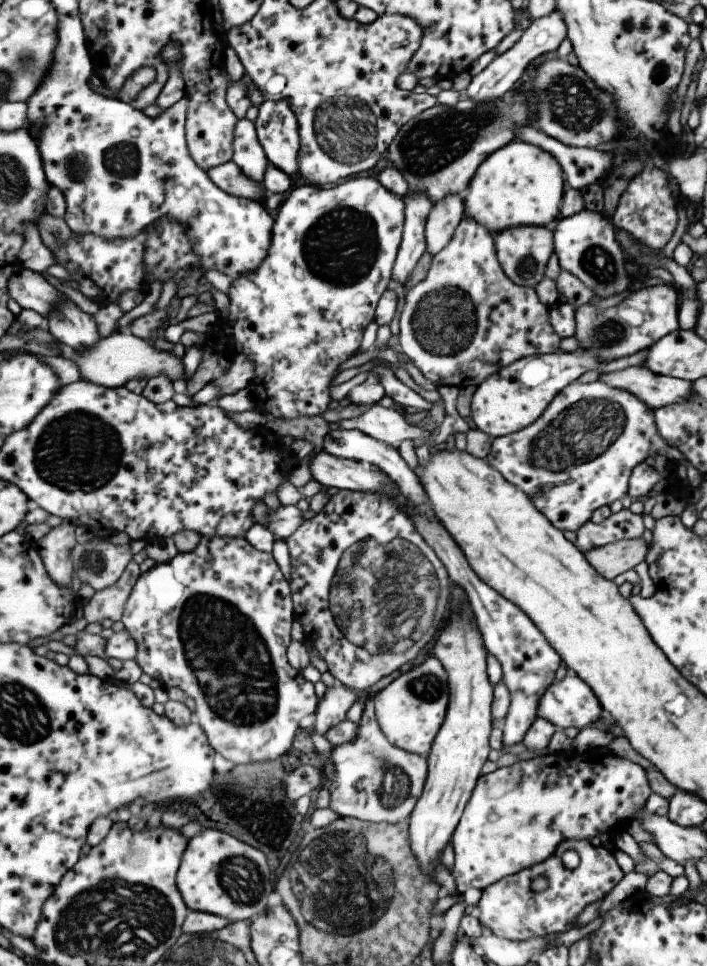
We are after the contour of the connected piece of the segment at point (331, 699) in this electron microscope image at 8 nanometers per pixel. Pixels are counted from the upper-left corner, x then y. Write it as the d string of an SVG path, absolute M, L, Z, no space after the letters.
M339 683L328 688L317 704L314 731L324 736L332 728L336 728L336 724L342 724L346 720L348 710L357 699L358 694Z

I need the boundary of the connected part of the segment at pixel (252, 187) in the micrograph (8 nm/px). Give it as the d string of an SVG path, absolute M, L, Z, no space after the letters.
M232 161L210 168L206 170L206 174L218 188L231 196L263 201L268 195L263 184L256 184L254 180L248 180L242 174L242 170Z

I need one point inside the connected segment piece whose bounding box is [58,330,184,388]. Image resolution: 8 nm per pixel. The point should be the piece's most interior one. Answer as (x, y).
(121, 357)

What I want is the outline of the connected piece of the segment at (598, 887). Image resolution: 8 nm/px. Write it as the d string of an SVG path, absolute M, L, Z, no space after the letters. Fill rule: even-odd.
M562 840L558 844L554 854L548 856L541 864L534 864L534 867L524 868L521 872L516 872L513 876L506 876L505 879L498 880L494 884L490 884L482 890L482 898L480 898L476 906L476 917L482 928L488 928L496 937L507 939L510 941L526 941L532 938L549 936L550 934L566 933L574 929L574 920L578 918L578 914L592 902L602 901L612 890L614 886L624 878L625 874L618 866L613 850L606 849L604 845L598 842L590 842L588 840ZM567 850L574 850L580 857L580 864L573 870L568 870L562 863L562 855ZM546 876L549 883L546 890L542 892L534 892L530 888L530 882L533 877Z

